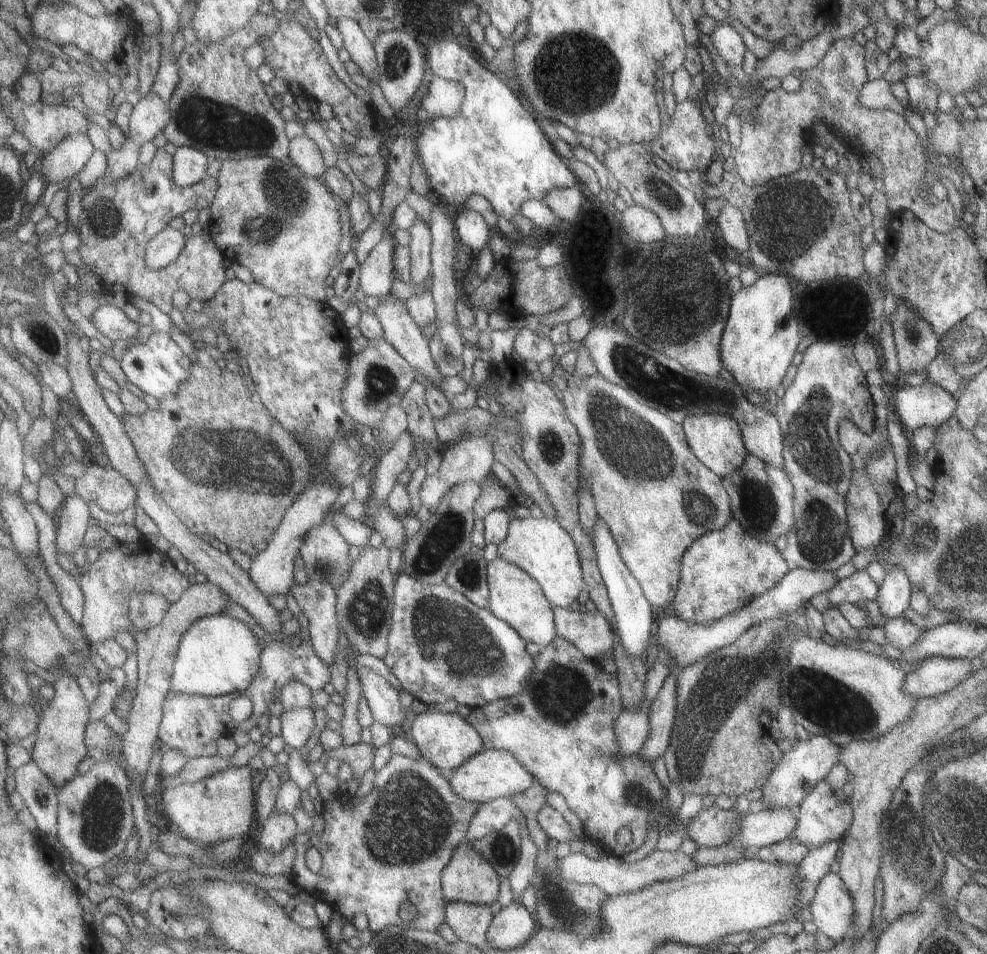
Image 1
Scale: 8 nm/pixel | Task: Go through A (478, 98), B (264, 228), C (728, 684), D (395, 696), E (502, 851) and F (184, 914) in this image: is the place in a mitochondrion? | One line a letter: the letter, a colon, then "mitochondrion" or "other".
A: other
B: mitochondrion
C: mitochondrion
D: other
E: mitochondrion
F: mitochondrion

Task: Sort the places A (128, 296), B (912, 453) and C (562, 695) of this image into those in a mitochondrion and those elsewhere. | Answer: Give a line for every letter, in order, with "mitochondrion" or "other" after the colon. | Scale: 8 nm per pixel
A: other
B: other
C: mitochondrion

